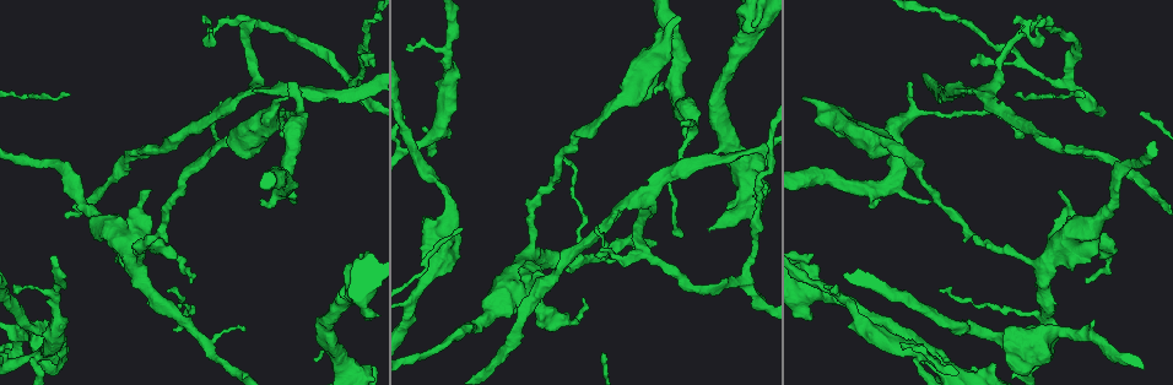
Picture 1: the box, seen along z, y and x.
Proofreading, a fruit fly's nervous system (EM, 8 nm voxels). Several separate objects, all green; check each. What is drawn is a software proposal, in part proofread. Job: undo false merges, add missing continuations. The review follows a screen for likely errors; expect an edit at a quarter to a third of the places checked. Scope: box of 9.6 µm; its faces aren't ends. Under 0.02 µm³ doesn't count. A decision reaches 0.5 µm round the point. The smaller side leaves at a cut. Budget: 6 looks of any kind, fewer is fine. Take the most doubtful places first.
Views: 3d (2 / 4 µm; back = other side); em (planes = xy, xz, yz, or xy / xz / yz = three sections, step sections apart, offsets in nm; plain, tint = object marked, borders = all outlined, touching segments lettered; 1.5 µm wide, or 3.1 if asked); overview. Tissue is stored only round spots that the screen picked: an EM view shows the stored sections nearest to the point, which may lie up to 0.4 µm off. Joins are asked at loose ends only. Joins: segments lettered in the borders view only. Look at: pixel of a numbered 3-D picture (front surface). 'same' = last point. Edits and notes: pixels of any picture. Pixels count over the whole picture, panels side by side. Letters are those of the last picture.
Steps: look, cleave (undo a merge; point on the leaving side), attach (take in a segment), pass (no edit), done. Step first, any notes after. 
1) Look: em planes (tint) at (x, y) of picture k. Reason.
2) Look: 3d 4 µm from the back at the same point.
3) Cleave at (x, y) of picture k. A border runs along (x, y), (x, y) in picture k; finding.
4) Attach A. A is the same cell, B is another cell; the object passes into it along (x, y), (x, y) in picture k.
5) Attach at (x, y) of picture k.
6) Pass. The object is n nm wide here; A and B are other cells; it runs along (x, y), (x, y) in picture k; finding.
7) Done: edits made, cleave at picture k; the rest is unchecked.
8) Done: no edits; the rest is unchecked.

Look: 3d 2 µm at (36, 355) of picture 1. Sharp bend.

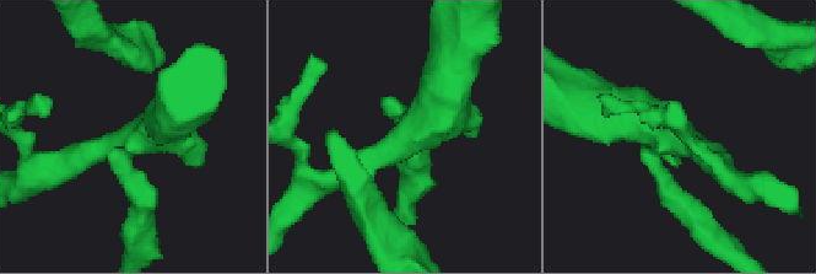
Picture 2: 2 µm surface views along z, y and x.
Look: em xz step 4 (tint) at (137, 139) of picture 2.

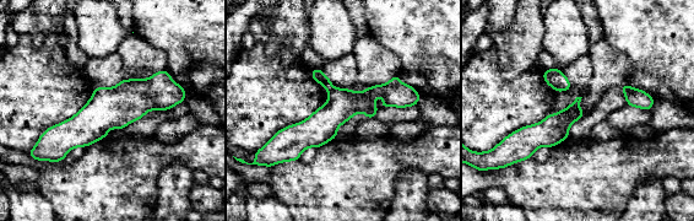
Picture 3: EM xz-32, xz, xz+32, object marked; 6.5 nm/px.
Look: em xz step 4 (borders) at the same point. See the neighbours.

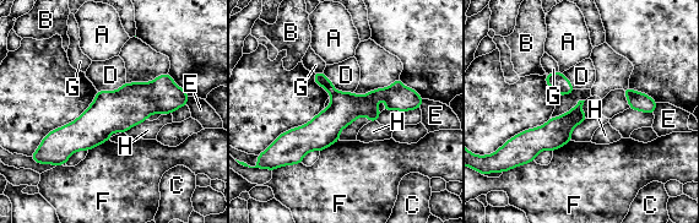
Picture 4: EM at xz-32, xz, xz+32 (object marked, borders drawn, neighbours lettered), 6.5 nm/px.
Cleave at (319, 77) of picture 4. The longest contact is with D, 240 nm; A, B, C, D, E, F, G and H are other cells; a border runs along (336, 91), (330, 93) in picture 4; two cells meet here.

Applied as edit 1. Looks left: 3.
Look: em yz step 4 (borders) at (874, 203) of picture 1. Free end.

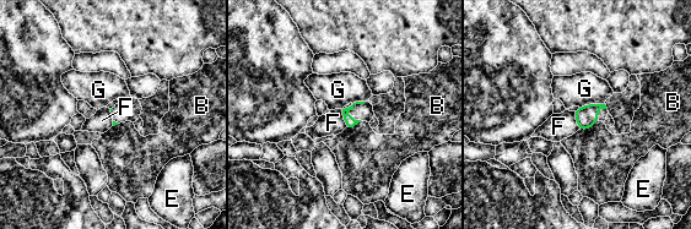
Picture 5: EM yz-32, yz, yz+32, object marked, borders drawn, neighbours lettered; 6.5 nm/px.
Pass. B, E, F and G are other cells; a border runs along (341, 109), (346, 126) in picture 5; none of them fits.

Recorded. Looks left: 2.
Done: edits made, cleave at picture 4; the rest is unchecked.

